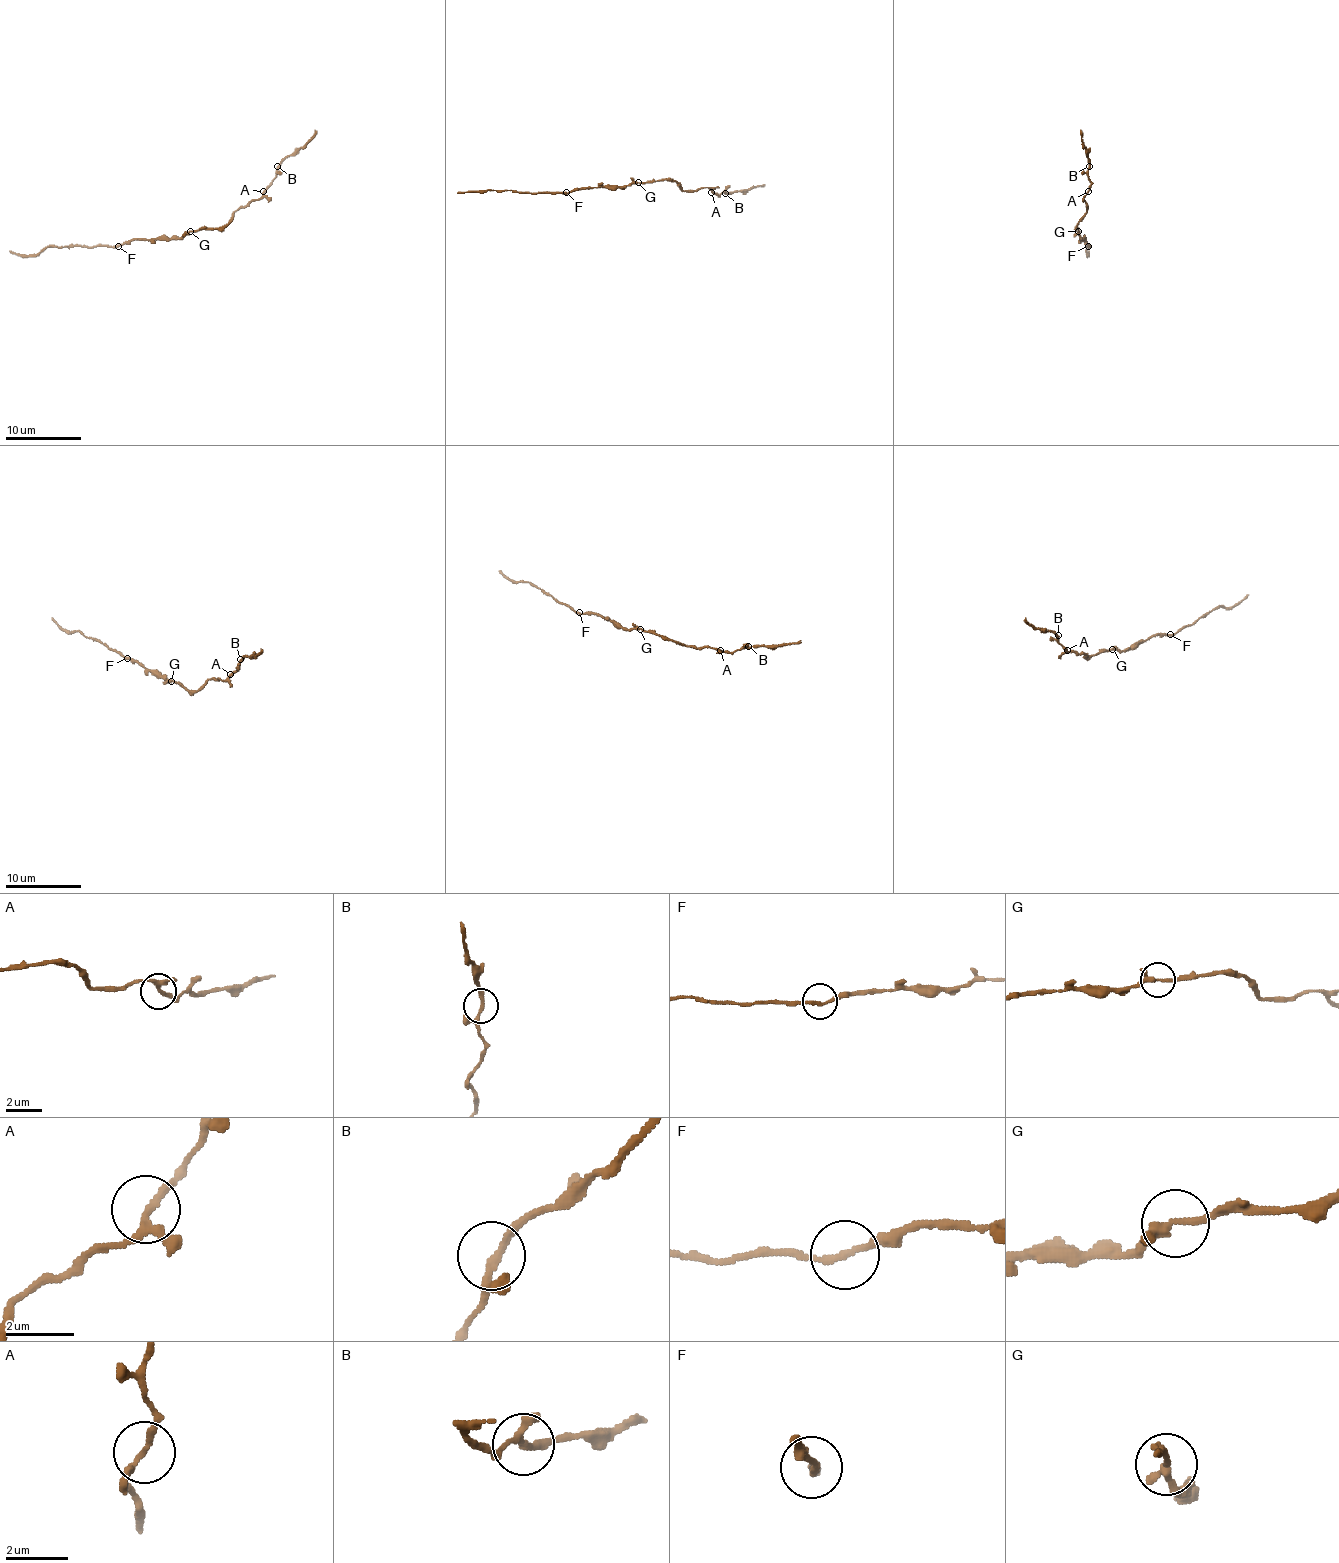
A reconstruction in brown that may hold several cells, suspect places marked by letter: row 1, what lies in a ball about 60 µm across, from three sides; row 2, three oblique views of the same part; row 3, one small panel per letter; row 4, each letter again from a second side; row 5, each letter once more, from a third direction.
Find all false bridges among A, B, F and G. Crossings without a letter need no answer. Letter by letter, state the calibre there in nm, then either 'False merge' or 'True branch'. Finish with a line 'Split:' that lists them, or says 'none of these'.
A: Thickness 180 nm. True branch
B: Thickness 180 nm. True branch
F: Thickness 160 nm. True branch
G: Thickness 190 nm. True branch
Split: none of these

